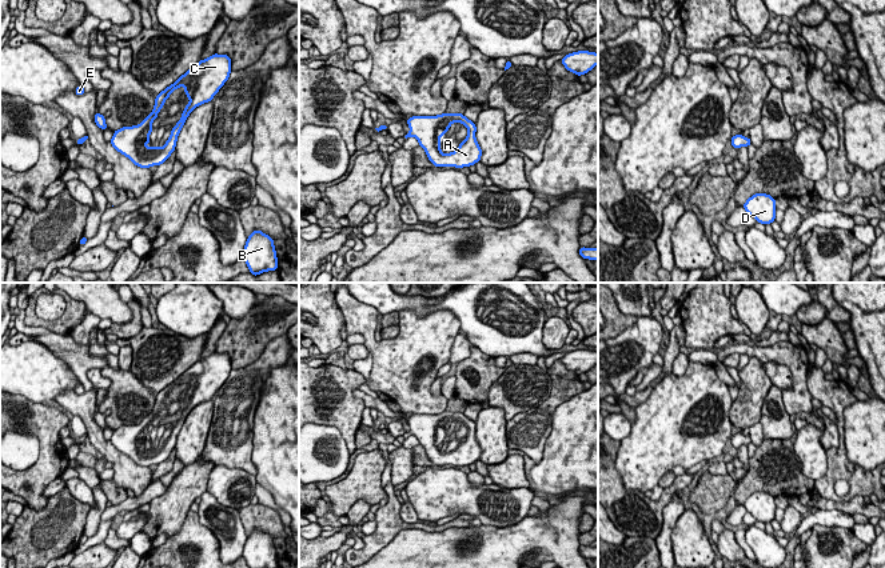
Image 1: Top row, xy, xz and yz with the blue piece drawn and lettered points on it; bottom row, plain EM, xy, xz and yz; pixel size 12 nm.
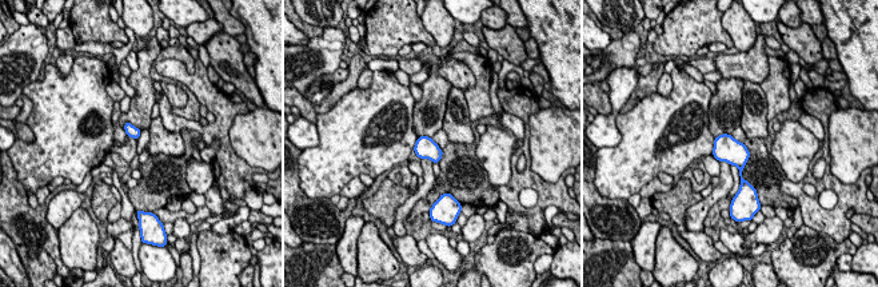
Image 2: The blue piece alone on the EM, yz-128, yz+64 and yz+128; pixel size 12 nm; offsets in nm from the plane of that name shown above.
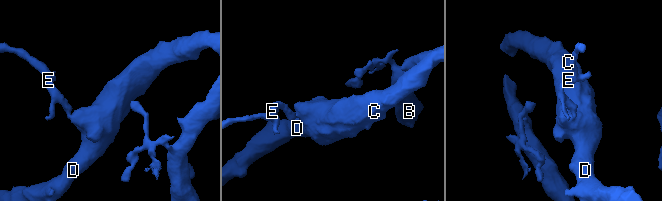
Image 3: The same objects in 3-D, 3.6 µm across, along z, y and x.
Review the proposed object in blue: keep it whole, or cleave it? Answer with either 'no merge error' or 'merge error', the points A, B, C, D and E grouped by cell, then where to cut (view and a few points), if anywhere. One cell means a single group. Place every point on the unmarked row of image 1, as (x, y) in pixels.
no merge error | A B C D E | no cut

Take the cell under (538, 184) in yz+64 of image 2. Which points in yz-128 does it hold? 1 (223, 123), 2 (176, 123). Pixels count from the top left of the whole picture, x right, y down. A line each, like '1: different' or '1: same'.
1: same
2: same

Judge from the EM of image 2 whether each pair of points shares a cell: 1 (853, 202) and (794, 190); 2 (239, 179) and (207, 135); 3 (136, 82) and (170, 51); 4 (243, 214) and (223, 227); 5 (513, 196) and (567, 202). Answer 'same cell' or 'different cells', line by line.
1: same cell
2: same cell
3: different cells
4: same cell
5: same cell

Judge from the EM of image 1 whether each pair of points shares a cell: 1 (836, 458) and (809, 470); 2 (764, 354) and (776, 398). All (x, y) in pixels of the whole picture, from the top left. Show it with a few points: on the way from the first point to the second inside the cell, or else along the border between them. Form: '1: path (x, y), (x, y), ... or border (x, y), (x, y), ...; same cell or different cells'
1: border (828, 456), (826, 472), (814, 482); different cells
2: border (784, 392), (781, 402); different cells

